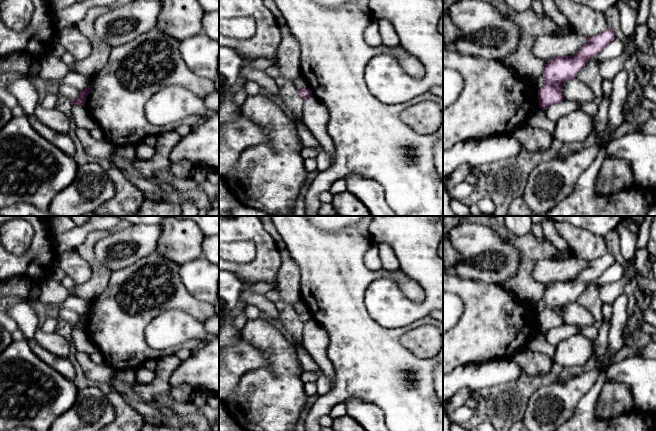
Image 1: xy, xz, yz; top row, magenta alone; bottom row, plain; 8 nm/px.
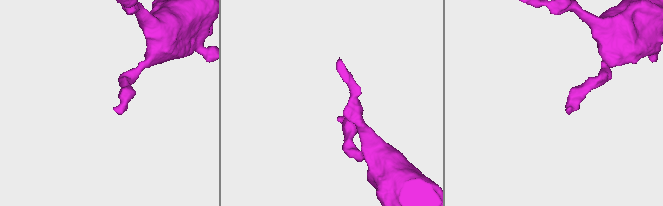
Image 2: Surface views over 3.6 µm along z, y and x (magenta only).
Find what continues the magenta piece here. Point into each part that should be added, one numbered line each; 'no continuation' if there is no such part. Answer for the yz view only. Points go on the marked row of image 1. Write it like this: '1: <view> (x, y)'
no continuation

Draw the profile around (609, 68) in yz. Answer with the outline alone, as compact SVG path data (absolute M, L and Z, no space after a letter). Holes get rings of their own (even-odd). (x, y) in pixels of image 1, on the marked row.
M634 36L628 40L627 48L616 58L609 58L599 63L599 70L602 79L613 81L614 77L624 69L625 61L631 56L636 55L637 47L634 42Z

